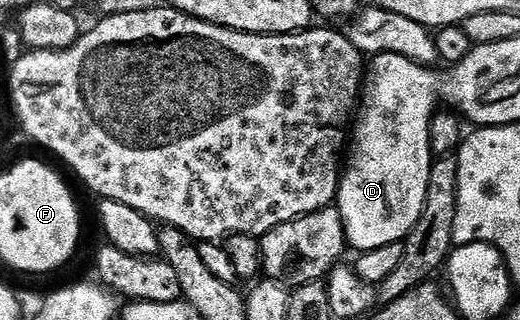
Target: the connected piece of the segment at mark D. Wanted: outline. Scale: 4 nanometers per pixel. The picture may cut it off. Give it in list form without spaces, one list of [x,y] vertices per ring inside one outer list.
[[[381,54],[370,57],[365,68],[365,83],[361,89],[361,103],[357,108],[357,123],[349,136],[349,155],[345,160],[345,167],[342,169],[339,178],[339,195],[337,207],[343,219],[343,229],[347,235],[347,242],[356,253],[377,250],[377,246],[389,246],[406,240],[407,235],[413,230],[417,218],[421,218],[421,210],[425,206],[425,190],[429,186],[429,170],[433,163],[431,147],[429,146],[429,126],[435,117],[439,104],[439,91],[443,88],[443,80],[435,73],[434,67],[426,64],[418,64],[401,54]]]

